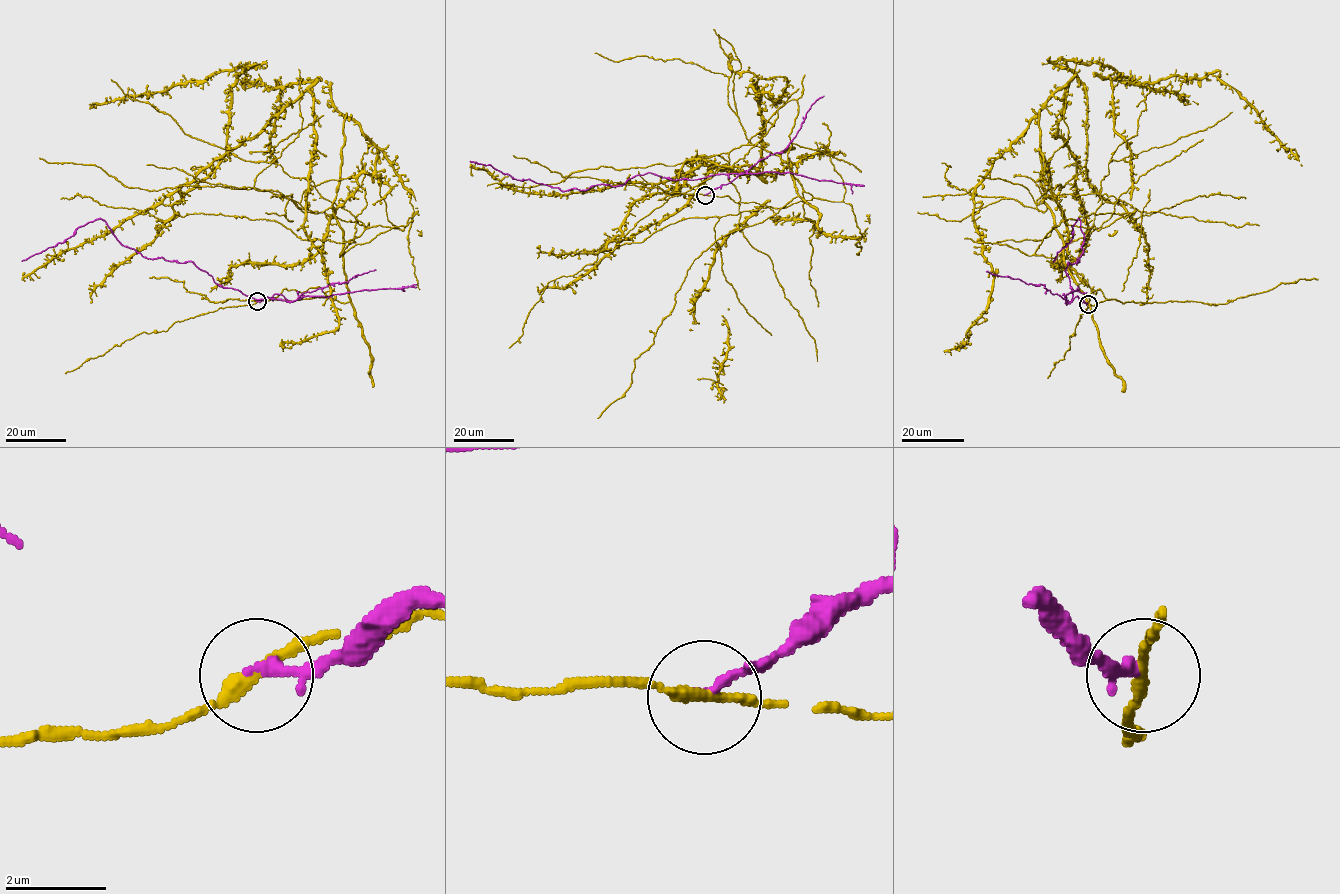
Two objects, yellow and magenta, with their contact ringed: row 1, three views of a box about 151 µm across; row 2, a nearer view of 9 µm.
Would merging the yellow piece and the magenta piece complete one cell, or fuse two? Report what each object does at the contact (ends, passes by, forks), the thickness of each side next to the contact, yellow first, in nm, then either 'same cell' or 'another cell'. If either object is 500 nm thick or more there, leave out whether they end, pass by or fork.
yellow passes by; magenta ends there; 240 nm thick on the yellow side, 200 nm on the other; another cell

